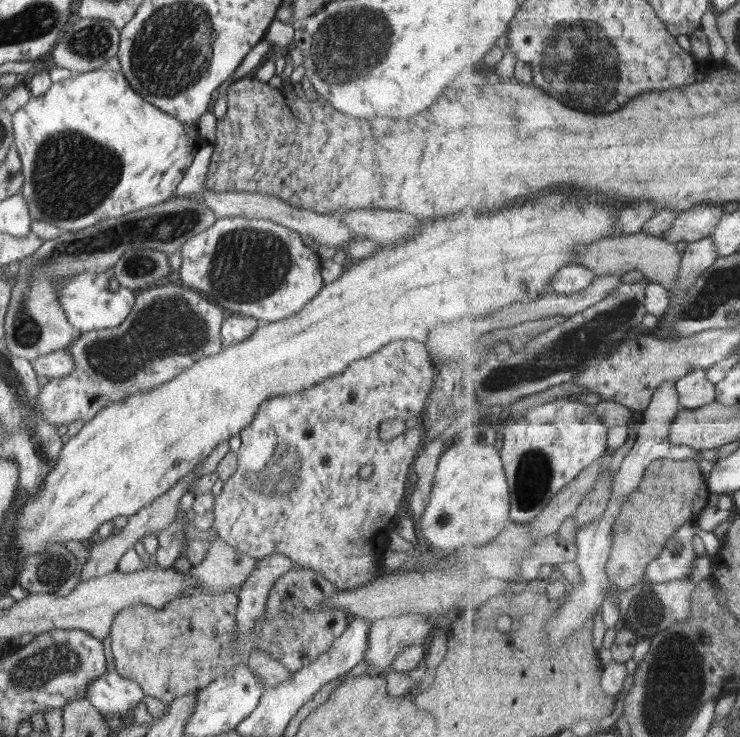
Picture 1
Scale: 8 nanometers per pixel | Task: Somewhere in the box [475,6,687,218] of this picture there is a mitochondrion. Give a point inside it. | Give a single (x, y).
(577, 59)

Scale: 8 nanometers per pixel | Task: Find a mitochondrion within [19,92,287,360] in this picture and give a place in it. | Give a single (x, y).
(71, 175)

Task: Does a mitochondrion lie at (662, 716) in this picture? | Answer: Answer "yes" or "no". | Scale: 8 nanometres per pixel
yes

